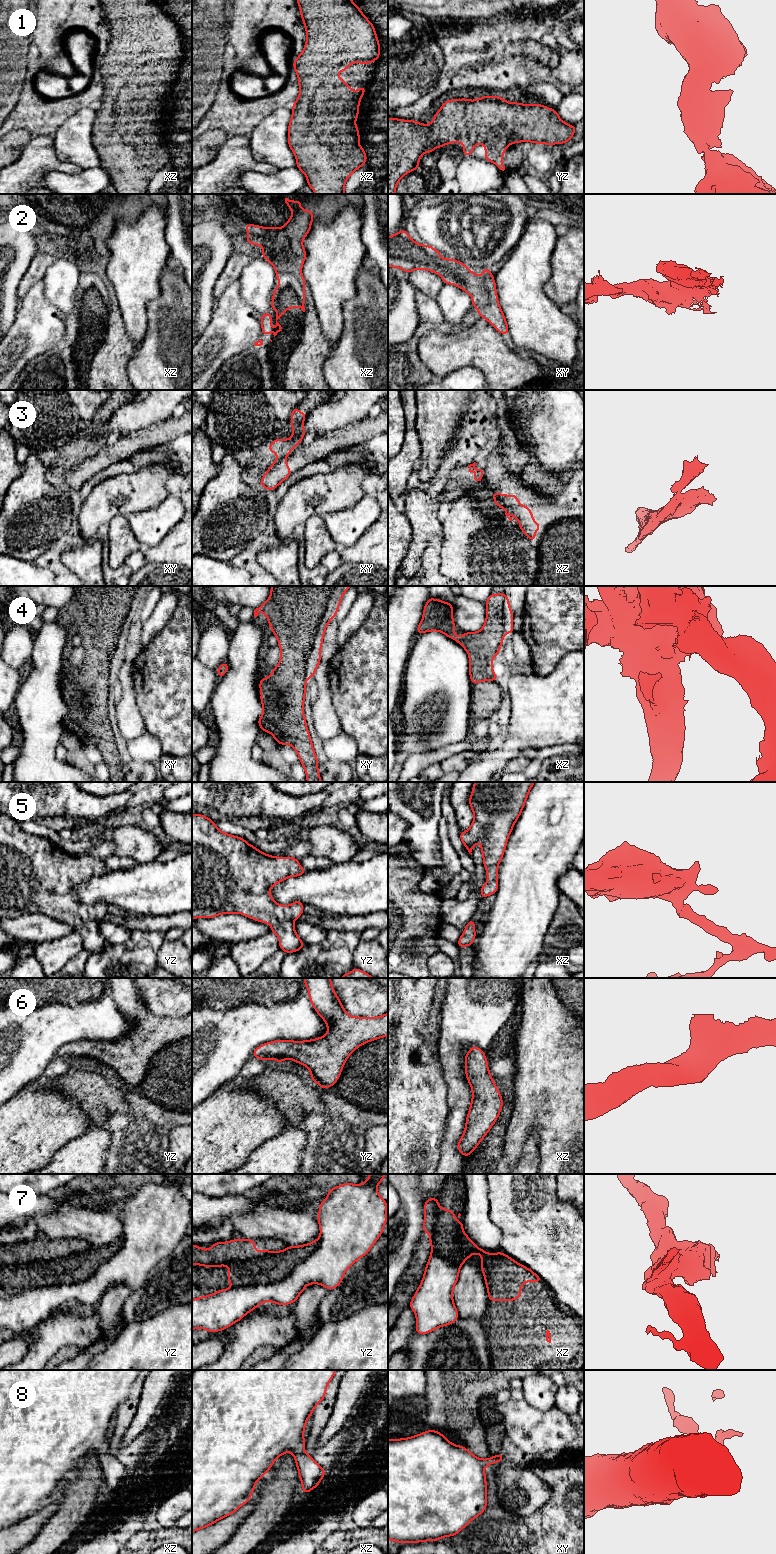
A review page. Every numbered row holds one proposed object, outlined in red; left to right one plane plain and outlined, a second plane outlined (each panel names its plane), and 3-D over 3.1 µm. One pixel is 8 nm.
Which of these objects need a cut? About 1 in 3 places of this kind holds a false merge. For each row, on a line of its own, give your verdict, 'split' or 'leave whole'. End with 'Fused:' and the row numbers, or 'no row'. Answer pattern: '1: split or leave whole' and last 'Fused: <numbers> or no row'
1: leave whole
2: leave whole
3: split
4: leave whole
5: leave whole
6: leave whole
7: split
8: leave whole
Fused: 3, 7

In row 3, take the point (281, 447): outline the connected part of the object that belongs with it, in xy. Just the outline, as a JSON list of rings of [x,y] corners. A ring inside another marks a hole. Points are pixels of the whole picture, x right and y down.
[[[295,407],[291,411],[291,426],[293,434],[290,439],[276,438],[269,446],[269,451],[277,455],[277,458],[281,458],[285,455],[289,455],[293,448],[302,442],[303,436],[306,431],[303,427],[303,422],[306,419],[306,413],[301,413],[298,407]]]

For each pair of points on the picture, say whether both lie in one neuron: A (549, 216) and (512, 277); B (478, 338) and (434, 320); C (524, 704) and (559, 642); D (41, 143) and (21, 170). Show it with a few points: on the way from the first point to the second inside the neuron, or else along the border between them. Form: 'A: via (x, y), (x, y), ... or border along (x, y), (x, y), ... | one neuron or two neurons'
A: border along (528, 221), (546, 220), (555, 226) | two neurons
B: border along (434, 326), (439, 327) | two neurons
C: border along (559, 660), (548, 674), (539, 676), (533, 673) | two neurons
D: via (40, 150), (28, 163) | one neuron

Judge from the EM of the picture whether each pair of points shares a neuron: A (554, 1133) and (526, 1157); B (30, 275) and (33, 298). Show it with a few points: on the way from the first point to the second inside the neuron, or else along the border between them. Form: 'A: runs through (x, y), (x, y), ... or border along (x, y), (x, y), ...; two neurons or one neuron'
A: border along (536, 1127), (530, 1132), (522, 1154), (517, 1160); two neurons
B: border along (42, 278), (36, 281), (18, 302); two neurons

